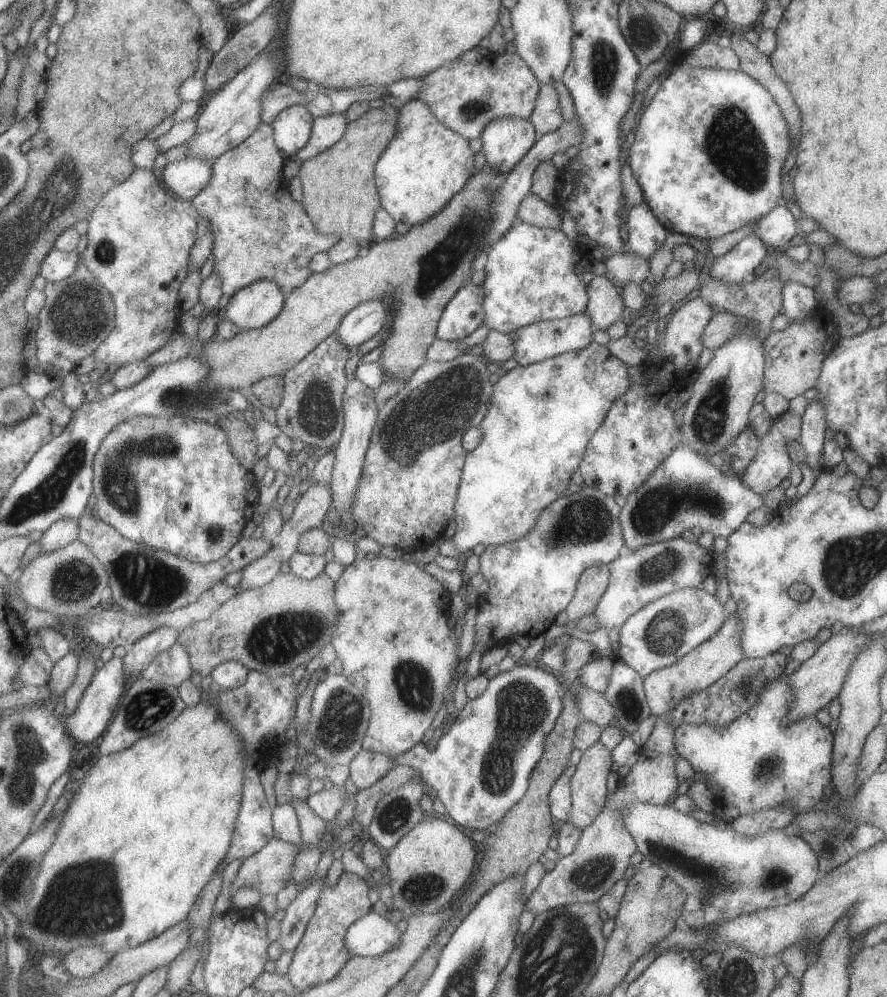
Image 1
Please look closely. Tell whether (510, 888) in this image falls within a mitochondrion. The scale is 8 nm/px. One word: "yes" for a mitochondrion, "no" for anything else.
no

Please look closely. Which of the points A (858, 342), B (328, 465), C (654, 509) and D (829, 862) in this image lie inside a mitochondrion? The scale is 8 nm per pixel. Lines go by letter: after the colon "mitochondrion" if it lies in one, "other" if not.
A: other
B: other
C: mitochondrion
D: other

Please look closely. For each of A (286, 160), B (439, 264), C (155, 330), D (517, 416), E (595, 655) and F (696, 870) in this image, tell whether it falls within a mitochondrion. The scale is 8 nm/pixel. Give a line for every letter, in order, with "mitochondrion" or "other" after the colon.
A: other
B: mitochondrion
C: other
D: other
E: other
F: mitochondrion

